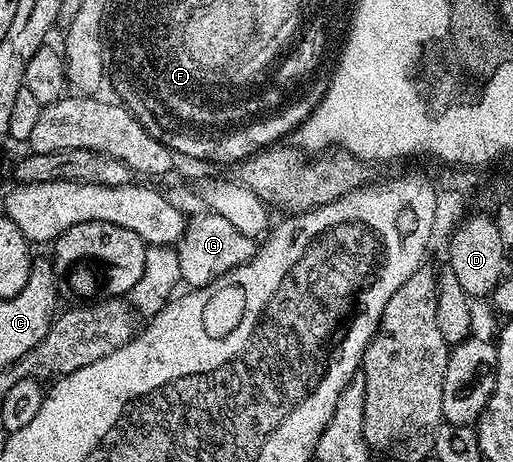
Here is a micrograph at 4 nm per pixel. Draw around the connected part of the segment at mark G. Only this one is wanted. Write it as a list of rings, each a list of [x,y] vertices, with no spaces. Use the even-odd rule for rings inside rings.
[[[217,214],[209,215],[198,216],[195,220],[191,219],[186,225],[181,240],[176,245],[180,258],[182,284],[191,289],[206,288],[213,284],[226,272],[239,268],[241,264],[247,264],[256,251],[255,241],[240,234],[236,230],[236,226],[232,226],[232,222],[228,222],[228,218]]]

